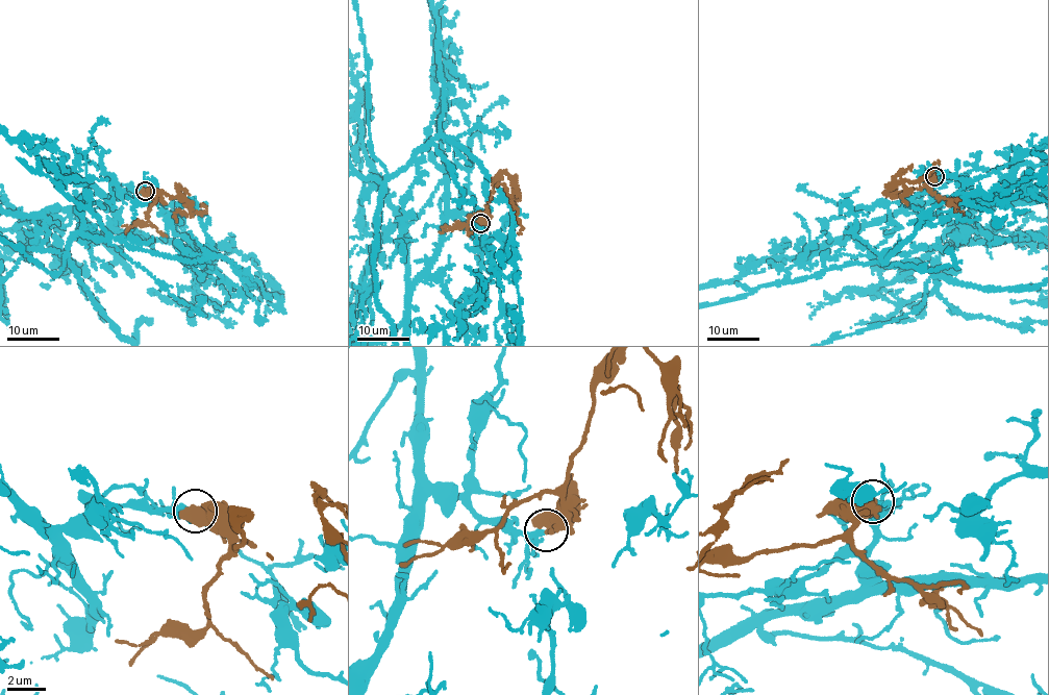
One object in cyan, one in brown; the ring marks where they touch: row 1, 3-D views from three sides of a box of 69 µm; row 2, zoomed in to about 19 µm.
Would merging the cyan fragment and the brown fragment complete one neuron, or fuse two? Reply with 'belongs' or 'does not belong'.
belongs

